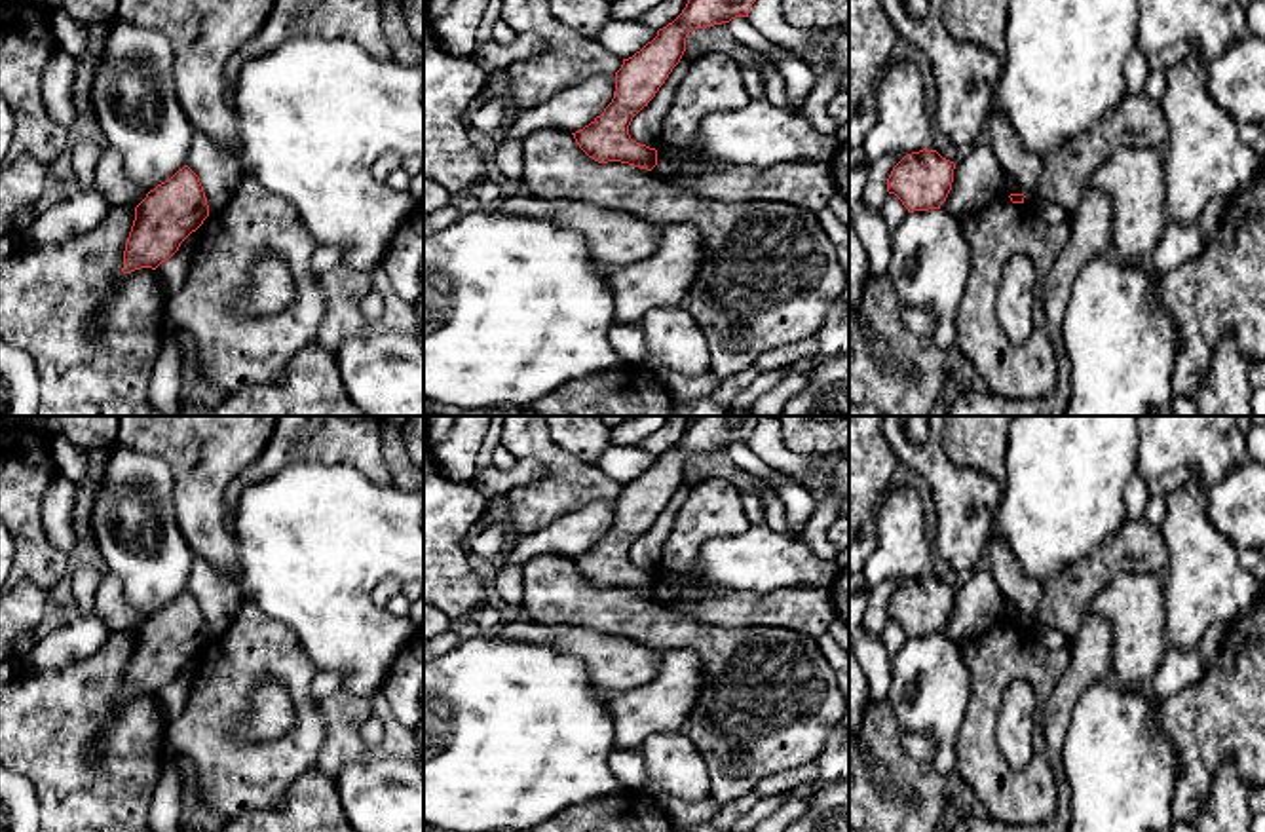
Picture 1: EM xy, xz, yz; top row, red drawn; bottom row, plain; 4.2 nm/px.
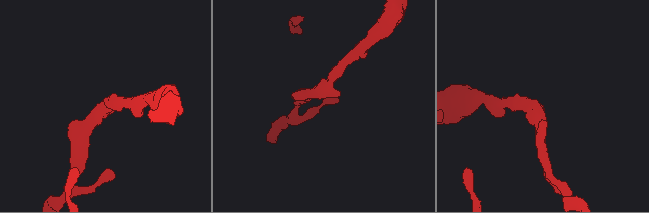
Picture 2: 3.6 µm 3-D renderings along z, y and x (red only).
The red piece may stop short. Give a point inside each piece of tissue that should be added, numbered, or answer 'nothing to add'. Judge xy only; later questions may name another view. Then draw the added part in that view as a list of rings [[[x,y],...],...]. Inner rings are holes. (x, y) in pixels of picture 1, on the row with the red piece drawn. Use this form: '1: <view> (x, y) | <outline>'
nothing to add

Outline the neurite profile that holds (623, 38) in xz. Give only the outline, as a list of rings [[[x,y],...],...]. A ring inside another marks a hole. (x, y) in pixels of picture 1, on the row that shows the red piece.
[[[610,19],[602,28],[598,42],[614,55],[621,59],[632,57],[648,42],[657,36],[659,28],[651,28],[640,21]]]

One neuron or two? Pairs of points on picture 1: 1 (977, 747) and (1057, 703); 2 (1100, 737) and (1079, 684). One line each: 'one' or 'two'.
1: two
2: two

